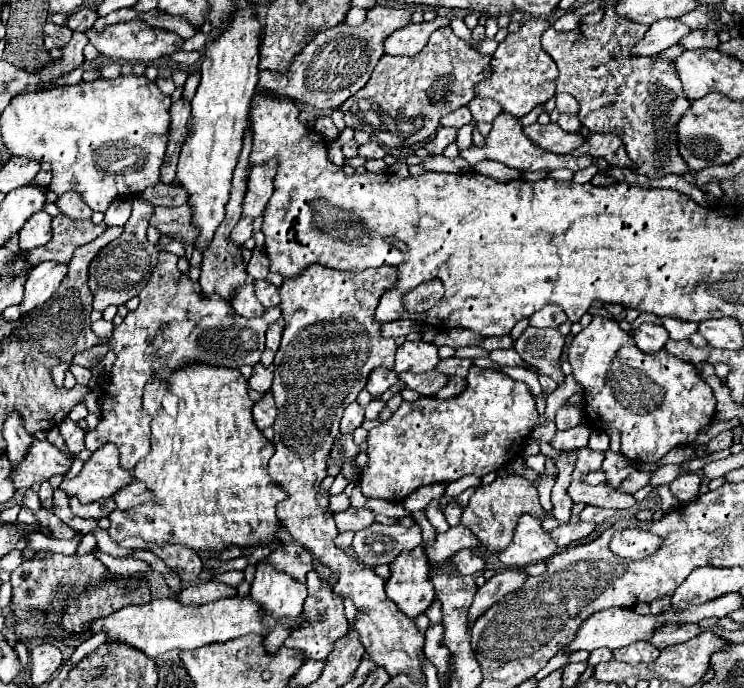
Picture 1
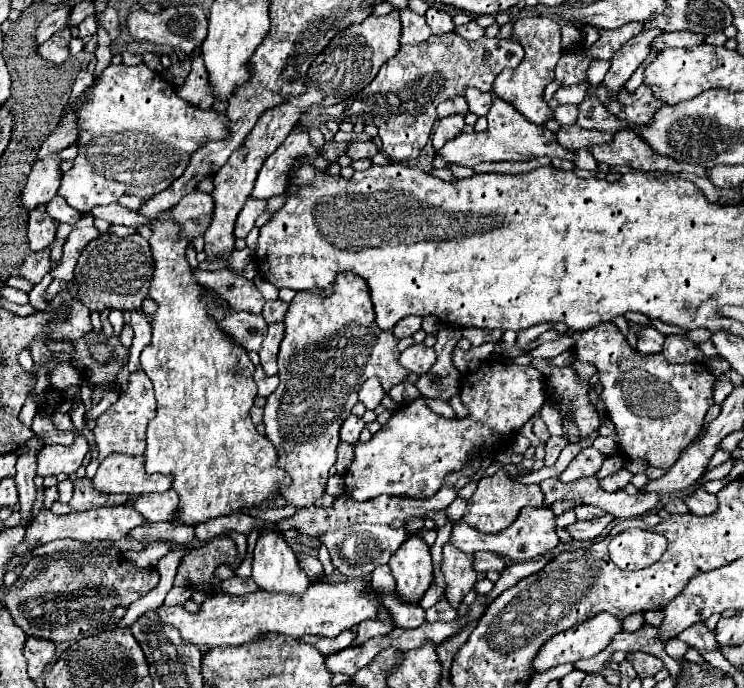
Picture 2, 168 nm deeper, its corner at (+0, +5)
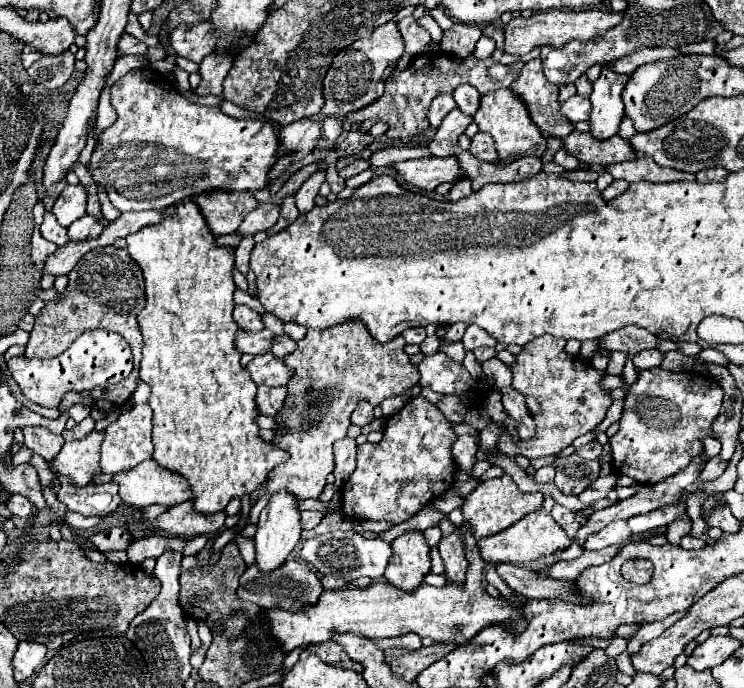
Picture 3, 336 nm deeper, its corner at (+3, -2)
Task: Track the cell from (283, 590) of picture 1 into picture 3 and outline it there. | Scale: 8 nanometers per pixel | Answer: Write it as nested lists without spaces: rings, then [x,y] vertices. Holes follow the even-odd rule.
[[[285,490],[271,494],[269,504],[263,508],[259,522],[257,522],[257,534],[255,534],[255,548],[257,548],[257,564],[261,572],[271,572],[279,568],[289,552],[295,548],[295,544],[301,538],[301,512],[297,508],[297,498]]]

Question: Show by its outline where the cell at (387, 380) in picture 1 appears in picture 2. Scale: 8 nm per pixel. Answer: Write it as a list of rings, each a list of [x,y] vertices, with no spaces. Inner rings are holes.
[[[368,379],[358,391],[358,399],[366,405],[366,409],[376,409],[386,391],[380,387],[380,379]]]

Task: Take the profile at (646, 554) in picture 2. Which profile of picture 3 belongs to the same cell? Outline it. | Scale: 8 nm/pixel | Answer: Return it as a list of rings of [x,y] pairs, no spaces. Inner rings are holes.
[[[627,560],[621,568],[621,574],[625,580],[635,582],[635,584],[645,584],[651,582],[653,576],[653,564],[649,560]]]

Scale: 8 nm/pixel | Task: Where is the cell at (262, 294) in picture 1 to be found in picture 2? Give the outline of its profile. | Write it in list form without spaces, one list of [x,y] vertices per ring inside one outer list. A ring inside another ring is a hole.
[[[276,299],[276,301],[266,301],[264,309],[262,309],[262,315],[266,319],[266,323],[274,323],[274,321],[282,321],[284,319],[284,313],[288,309],[288,303]]]

